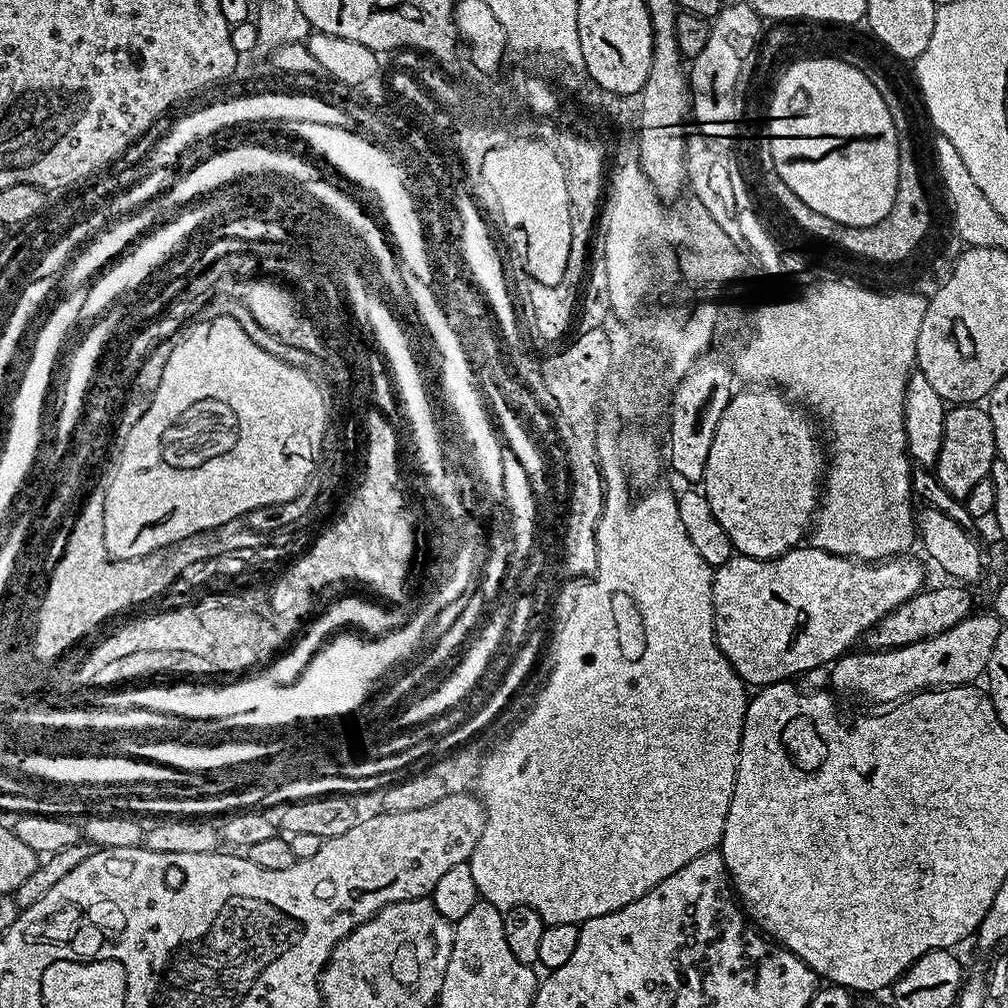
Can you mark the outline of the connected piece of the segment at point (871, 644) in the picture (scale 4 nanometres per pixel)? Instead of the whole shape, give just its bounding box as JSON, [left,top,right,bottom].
[862,584,973,650]

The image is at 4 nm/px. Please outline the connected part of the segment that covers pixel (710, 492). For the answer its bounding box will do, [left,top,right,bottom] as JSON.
[702,386,826,560]

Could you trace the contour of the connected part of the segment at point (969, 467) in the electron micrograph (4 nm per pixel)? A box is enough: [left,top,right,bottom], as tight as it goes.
[934,403,998,498]

